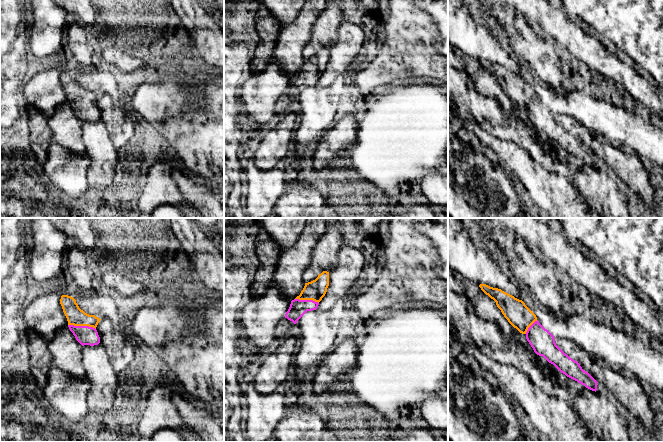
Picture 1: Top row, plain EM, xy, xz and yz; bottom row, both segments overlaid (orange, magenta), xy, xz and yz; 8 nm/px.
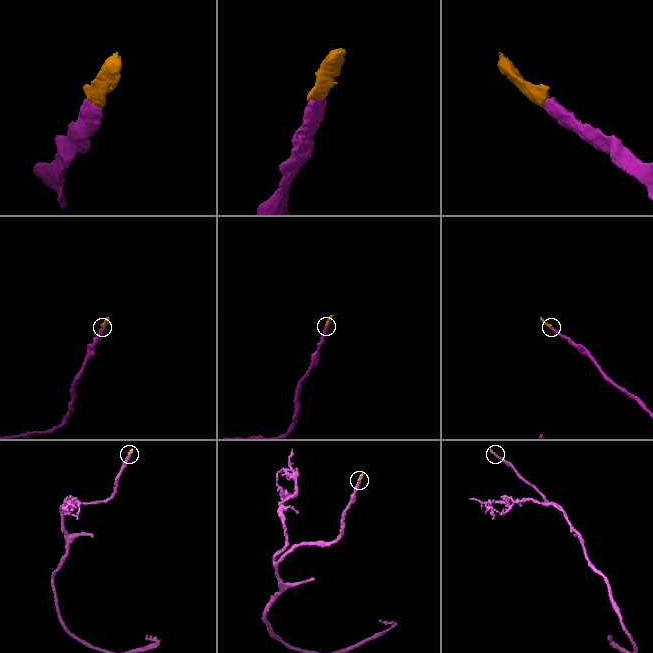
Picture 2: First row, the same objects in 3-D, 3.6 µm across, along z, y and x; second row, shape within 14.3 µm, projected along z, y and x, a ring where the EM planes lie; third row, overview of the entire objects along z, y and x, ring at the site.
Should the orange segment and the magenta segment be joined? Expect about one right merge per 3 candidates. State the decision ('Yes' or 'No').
Yes

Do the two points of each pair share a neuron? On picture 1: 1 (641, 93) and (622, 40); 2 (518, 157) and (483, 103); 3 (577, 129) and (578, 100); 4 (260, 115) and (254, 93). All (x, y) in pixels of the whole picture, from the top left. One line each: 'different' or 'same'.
1: different
2: different
3: different
4: same

